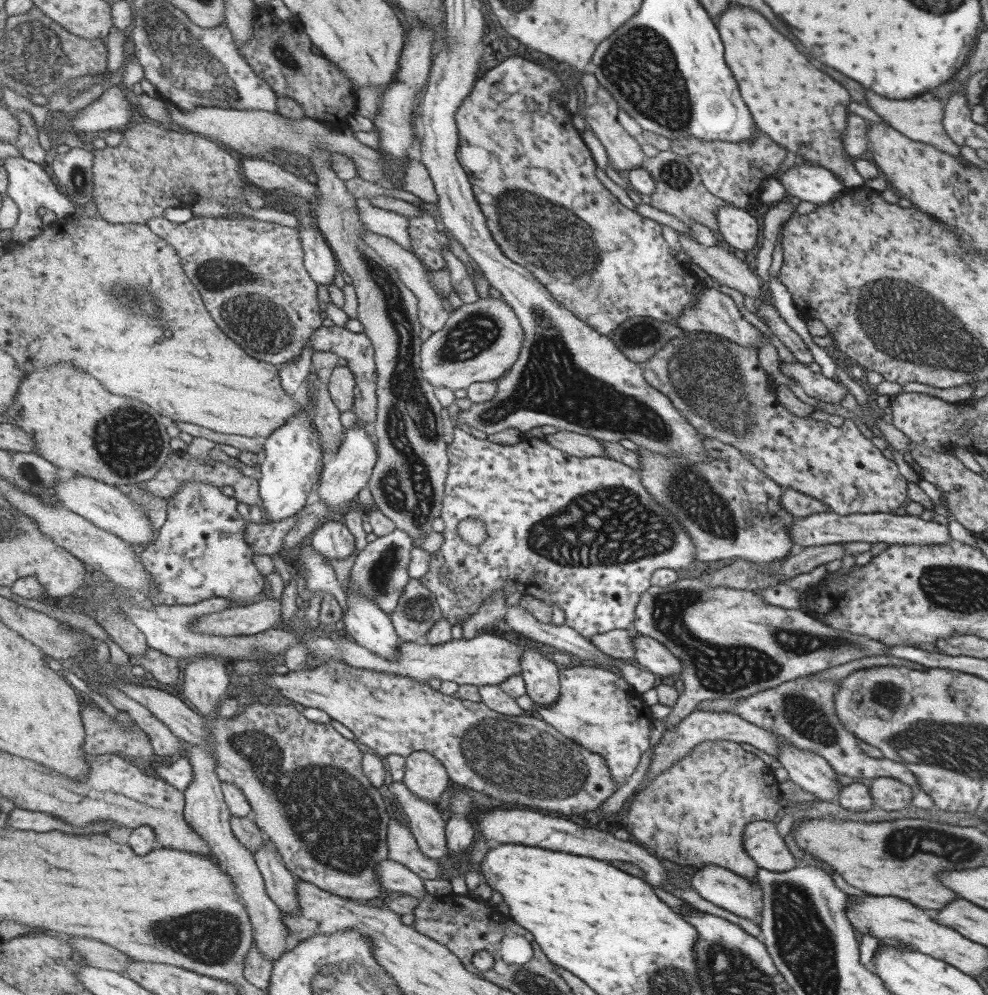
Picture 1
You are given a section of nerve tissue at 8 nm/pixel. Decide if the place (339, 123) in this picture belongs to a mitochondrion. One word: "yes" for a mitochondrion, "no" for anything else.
no

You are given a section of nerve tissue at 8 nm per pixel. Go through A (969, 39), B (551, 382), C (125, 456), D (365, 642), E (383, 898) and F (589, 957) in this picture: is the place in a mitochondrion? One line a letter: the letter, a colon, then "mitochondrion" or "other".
A: other
B: mitochondrion
C: mitochondrion
D: other
E: other
F: other

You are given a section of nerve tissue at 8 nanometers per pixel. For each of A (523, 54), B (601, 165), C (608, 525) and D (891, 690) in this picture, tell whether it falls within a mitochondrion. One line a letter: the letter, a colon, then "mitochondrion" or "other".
A: other
B: other
C: mitochondrion
D: mitochondrion

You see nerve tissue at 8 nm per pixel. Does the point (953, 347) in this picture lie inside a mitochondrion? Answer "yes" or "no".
yes

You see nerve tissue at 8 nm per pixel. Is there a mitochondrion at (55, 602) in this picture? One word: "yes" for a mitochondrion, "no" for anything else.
no

